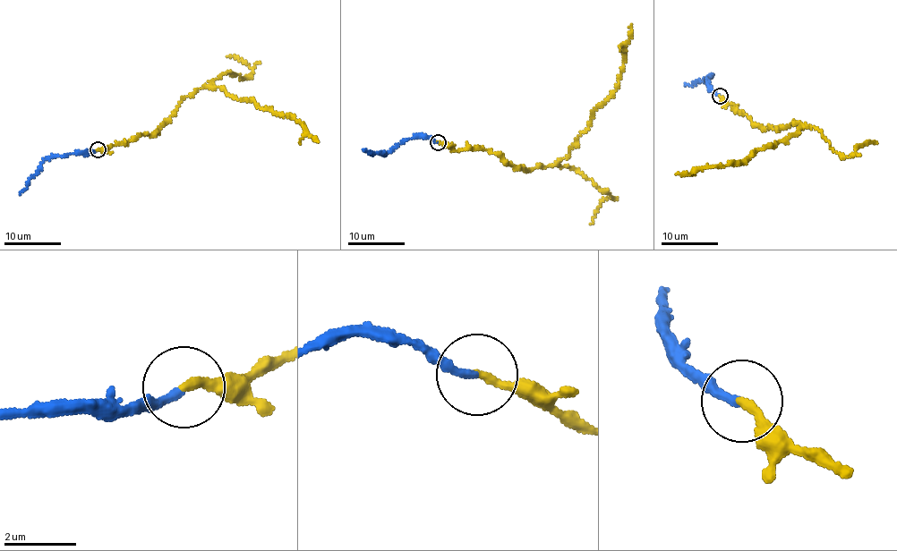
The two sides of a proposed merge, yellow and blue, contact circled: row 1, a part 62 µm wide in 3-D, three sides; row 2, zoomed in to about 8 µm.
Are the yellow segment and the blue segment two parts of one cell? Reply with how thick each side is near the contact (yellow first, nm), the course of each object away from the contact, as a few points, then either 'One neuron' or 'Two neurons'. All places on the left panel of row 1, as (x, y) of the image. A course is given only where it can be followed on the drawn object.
Thickness 240 nm (yellow) against 240 nm. Course of yellow: (97, 149), (158, 131), (185, 97), (209, 87), (301, 122), (318, 143). Course of blue: (97, 149), (44, 160), (19, 194). Two neurons

